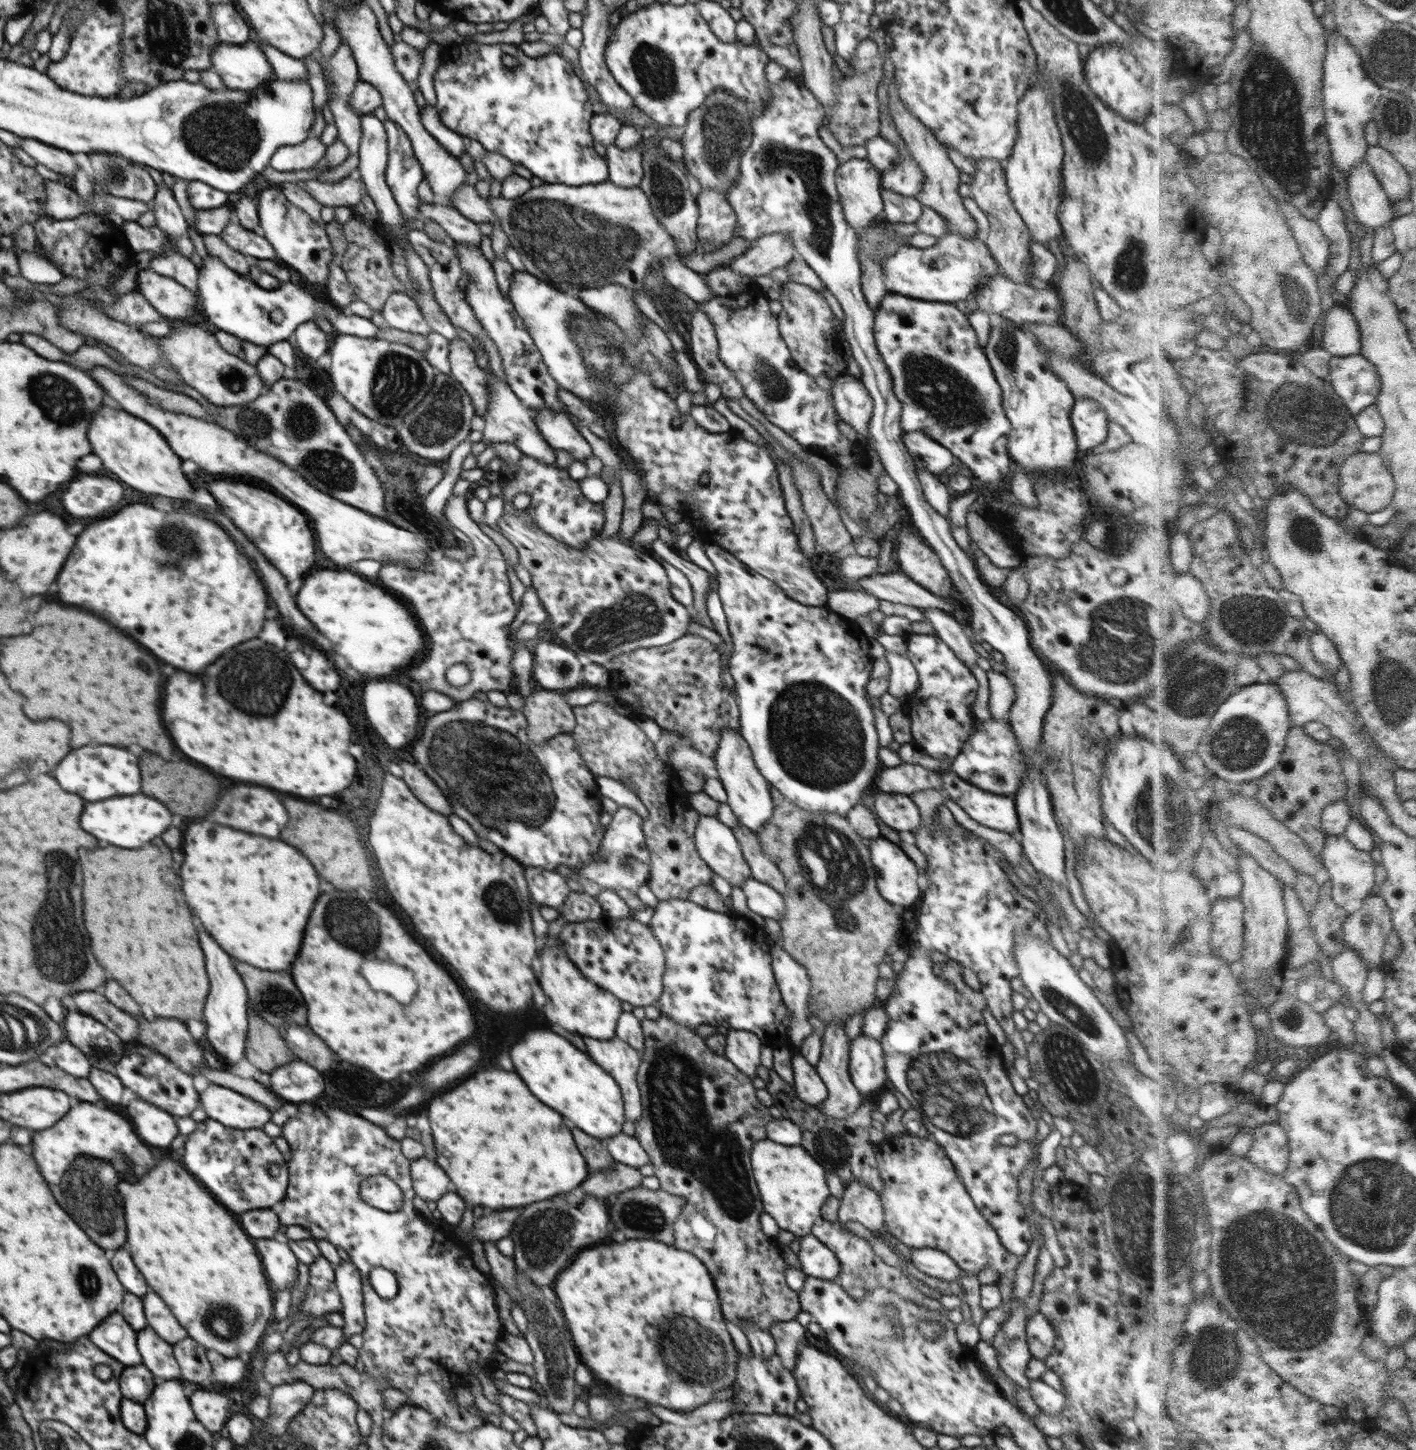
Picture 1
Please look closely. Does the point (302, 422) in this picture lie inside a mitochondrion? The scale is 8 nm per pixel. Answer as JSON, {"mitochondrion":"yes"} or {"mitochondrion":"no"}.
{"mitochondrion":"yes"}

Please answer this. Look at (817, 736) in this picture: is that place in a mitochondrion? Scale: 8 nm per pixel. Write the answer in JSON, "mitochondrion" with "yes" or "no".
{"mitochondrion":"yes"}

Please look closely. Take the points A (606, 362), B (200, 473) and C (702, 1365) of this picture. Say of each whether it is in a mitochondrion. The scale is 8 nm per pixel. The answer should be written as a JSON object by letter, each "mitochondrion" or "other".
{"A":"mitochondrion","B":"other","C":"mitochondrion"}

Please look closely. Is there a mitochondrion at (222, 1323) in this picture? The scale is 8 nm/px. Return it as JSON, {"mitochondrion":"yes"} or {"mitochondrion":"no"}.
{"mitochondrion":"yes"}

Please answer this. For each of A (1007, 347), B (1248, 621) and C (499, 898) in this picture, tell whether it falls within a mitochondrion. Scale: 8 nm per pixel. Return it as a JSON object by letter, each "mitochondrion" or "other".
{"A":"mitochondrion","B":"mitochondrion","C":"mitochondrion"}

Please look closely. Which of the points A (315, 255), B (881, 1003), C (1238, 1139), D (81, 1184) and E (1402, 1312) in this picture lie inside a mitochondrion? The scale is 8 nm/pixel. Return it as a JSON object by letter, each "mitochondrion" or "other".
{"A":"other","B":"other","C":"other","D":"mitochondrion","E":"mitochondrion"}

